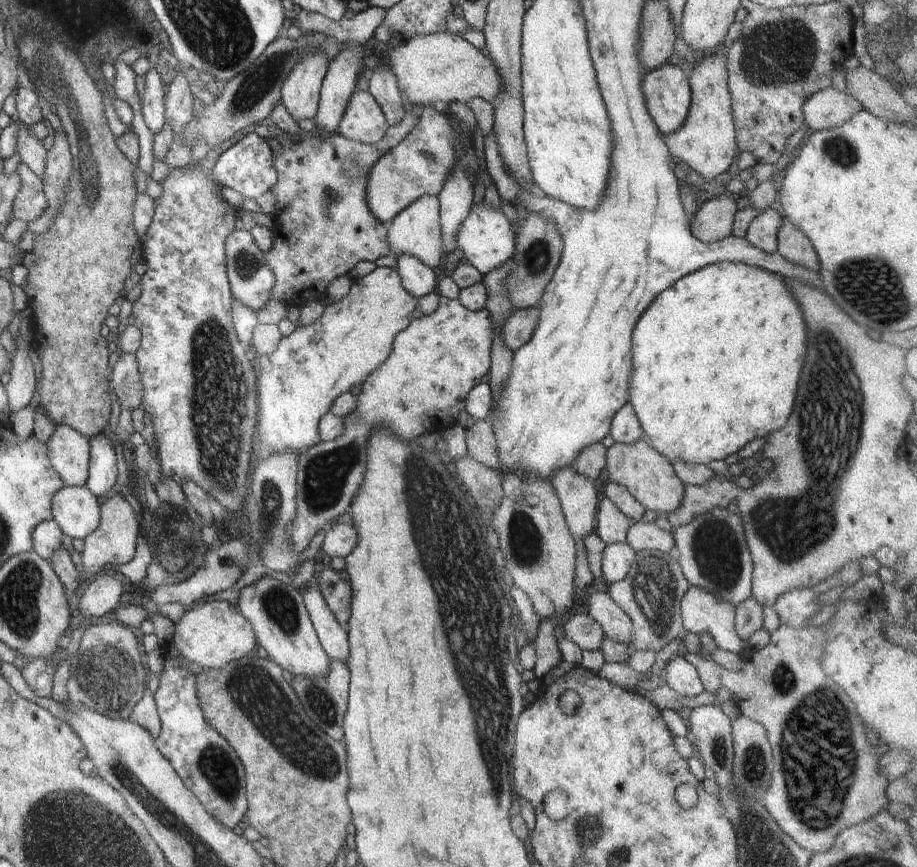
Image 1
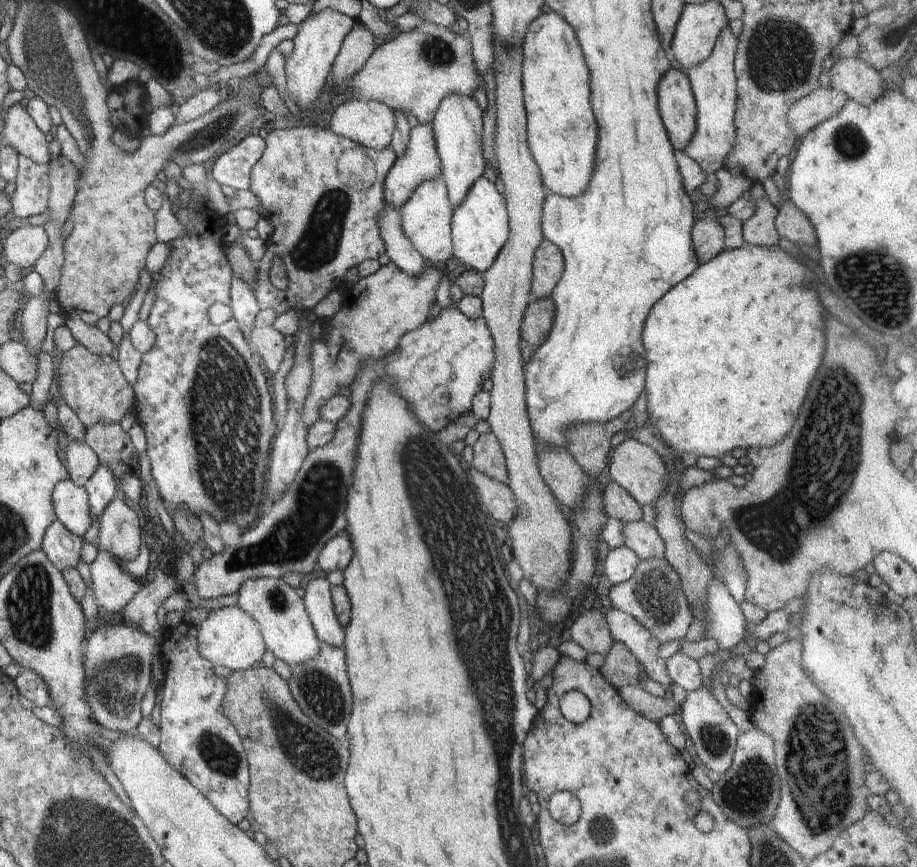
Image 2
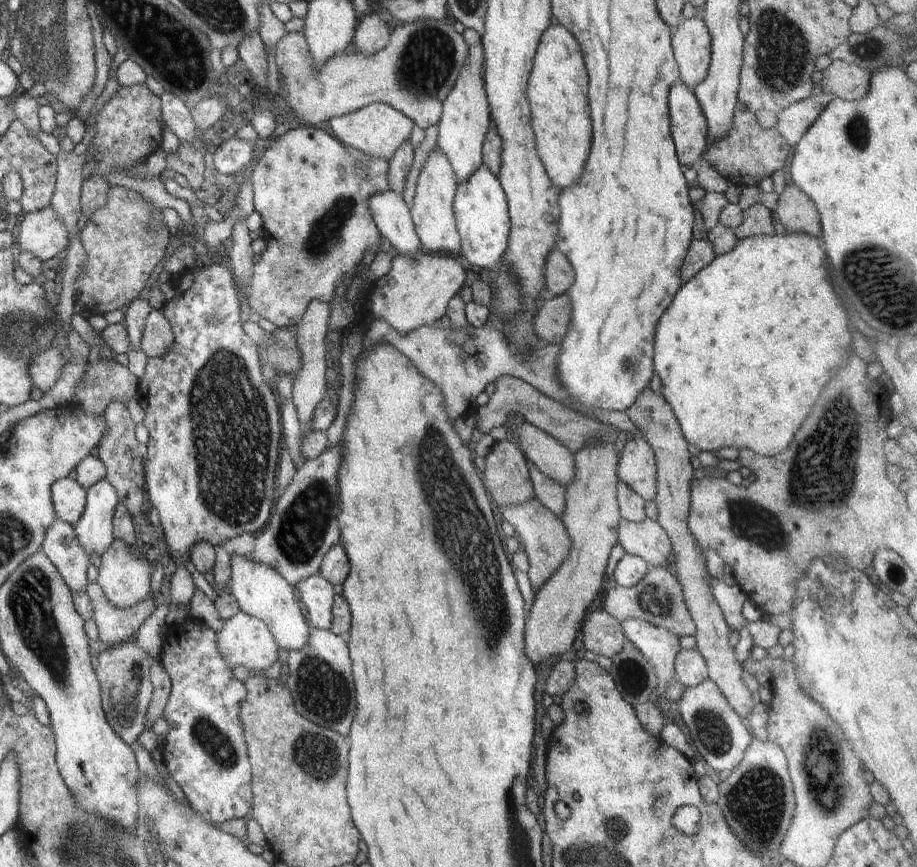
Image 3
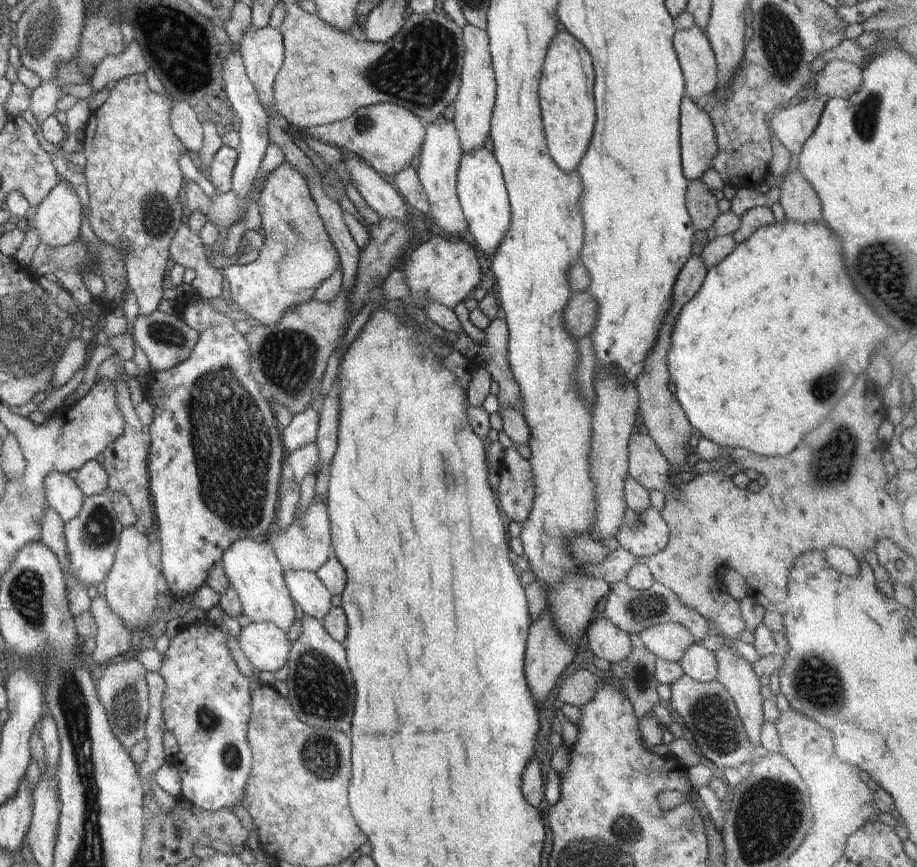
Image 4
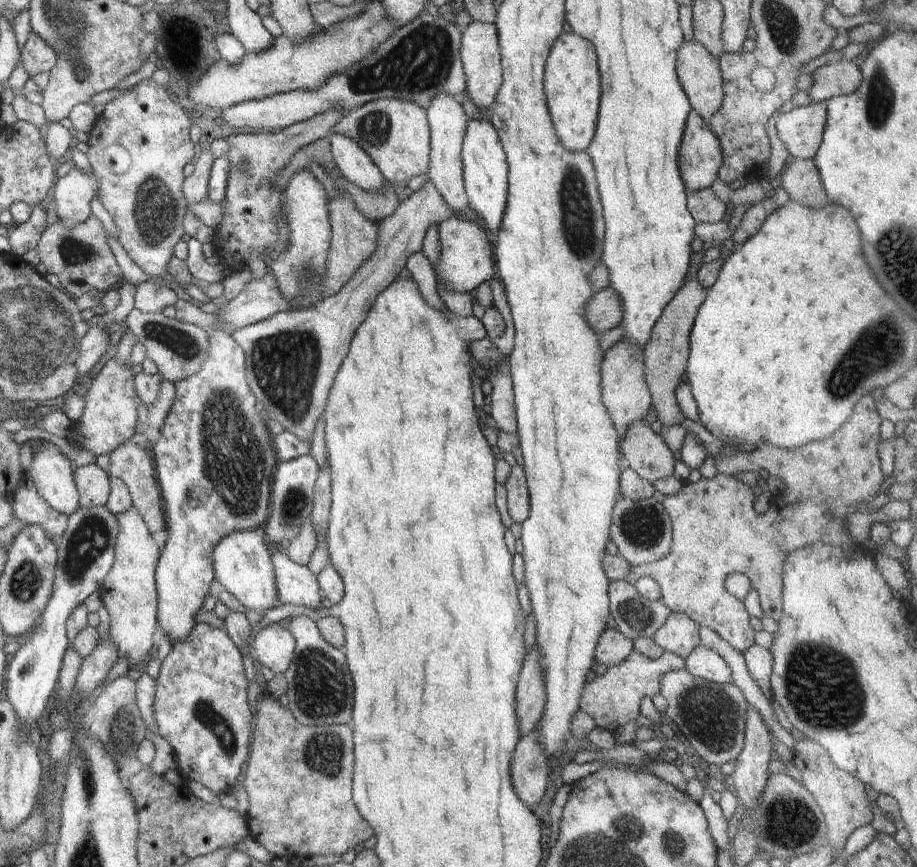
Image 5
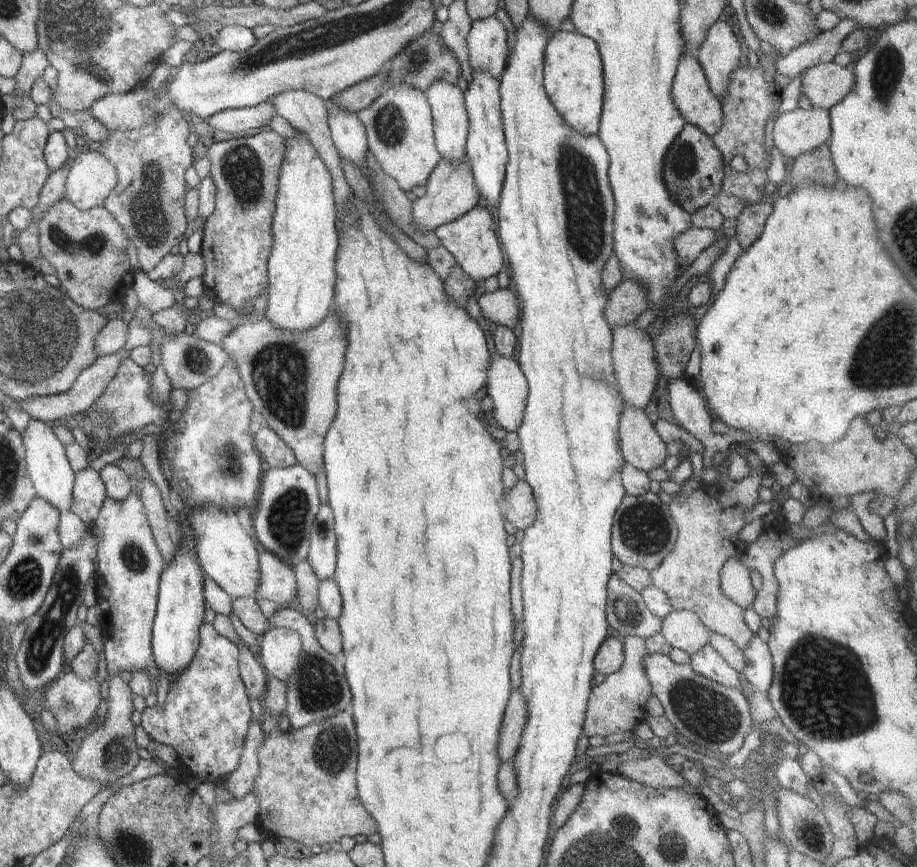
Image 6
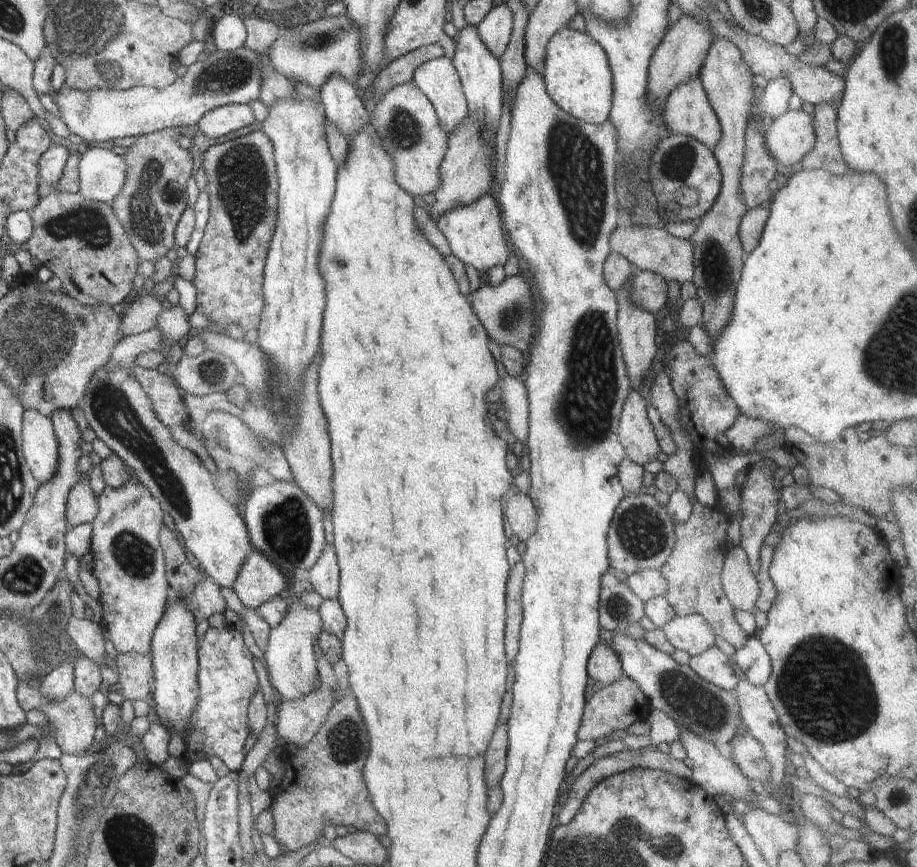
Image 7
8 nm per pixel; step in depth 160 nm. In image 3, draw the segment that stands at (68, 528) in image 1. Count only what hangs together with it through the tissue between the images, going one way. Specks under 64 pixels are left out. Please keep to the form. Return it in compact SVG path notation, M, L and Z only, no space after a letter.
M67 477L52 484L50 491L57 518L74 526L86 508L87 490Z

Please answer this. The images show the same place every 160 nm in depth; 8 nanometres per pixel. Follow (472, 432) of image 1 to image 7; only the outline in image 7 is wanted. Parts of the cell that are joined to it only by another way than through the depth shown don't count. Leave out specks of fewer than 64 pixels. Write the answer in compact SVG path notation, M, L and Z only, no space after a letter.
M521 492L508 500L508 508L504 507L504 514L520 542L526 542L537 529L537 512L529 496Z

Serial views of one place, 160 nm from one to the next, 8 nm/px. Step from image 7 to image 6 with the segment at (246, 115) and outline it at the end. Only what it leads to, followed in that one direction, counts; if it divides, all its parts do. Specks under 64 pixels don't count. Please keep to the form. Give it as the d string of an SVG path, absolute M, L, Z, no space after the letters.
M266 101L252 108L230 109L213 114L205 119L201 126L236 134L236 132L246 132L252 128L258 130L266 126L276 113L276 109Z

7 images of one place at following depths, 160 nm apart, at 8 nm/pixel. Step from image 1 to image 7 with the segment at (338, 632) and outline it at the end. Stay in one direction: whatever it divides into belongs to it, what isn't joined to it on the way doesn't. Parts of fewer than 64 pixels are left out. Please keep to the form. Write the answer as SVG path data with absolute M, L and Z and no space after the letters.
M254 550L240 566L233 589L246 608L255 609L272 597L278 597L278 594L286 588L286 577L287 575L283 574L267 556Z

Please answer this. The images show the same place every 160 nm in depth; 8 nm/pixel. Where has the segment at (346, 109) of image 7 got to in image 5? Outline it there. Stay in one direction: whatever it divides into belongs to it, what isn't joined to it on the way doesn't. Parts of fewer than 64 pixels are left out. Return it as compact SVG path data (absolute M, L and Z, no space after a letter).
M340 133L328 136L337 170L348 181L365 191L383 191L384 177L360 145Z

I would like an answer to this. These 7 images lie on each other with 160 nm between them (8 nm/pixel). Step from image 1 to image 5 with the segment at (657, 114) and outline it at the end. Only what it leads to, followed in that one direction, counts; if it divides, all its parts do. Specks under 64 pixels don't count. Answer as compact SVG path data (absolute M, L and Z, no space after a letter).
M694 110L688 113L678 149L679 171L687 192L712 188L723 154L716 135Z

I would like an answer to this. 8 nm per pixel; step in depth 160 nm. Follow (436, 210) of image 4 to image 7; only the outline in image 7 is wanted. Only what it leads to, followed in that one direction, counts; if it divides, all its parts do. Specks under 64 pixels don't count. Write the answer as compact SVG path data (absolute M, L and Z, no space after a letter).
M448 57L421 64L413 72L413 82L432 103L442 128L448 134L468 116L459 74Z

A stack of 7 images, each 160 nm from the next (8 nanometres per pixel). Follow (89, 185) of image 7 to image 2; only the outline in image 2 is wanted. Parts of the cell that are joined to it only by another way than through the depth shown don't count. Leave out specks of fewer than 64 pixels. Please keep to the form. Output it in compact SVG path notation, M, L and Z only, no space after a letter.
M24 223L14 229L3 245L4 262L30 270L48 248L49 238L43 226Z

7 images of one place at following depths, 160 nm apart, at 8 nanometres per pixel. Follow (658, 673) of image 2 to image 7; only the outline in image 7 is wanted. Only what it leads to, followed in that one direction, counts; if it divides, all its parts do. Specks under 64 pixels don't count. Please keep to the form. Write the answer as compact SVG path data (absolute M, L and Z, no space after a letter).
M700 615L676 616L662 628L666 638L676 649L684 650L691 657L716 646L716 635L708 621Z

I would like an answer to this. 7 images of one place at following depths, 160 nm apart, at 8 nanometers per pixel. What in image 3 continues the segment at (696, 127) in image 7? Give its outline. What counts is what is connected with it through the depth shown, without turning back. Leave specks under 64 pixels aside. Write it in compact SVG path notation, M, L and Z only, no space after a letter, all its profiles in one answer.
M701 15L688 20L682 19L676 30L671 32L671 46L683 84L694 91L708 76L711 62L712 36Z

